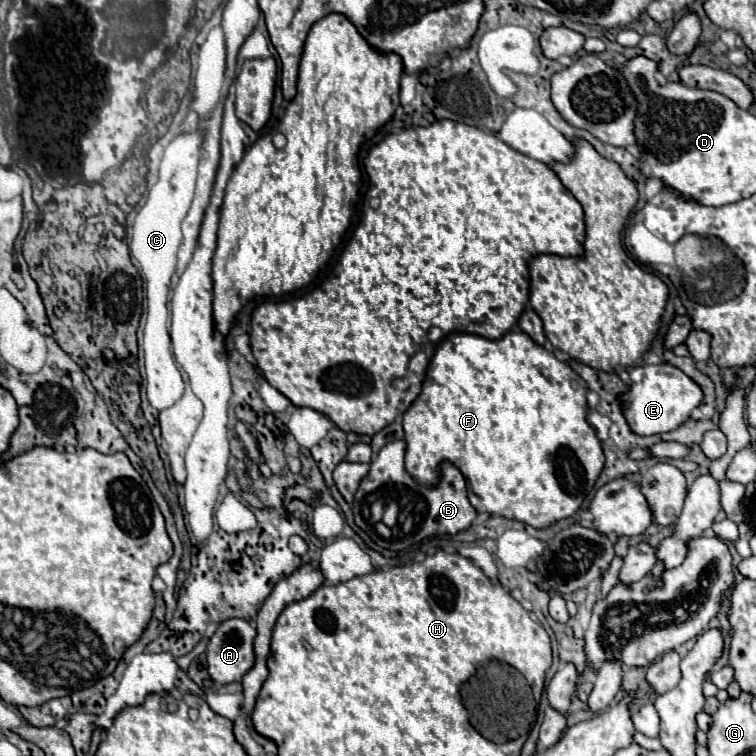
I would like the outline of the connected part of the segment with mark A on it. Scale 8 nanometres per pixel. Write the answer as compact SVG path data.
M225 619L207 645L207 671L215 683L241 681L255 663L253 639L257 631L245 619Z

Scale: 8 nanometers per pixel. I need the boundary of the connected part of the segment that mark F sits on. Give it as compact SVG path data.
M509 331L501 339L495 339L495 341L479 337L479 335L453 333L451 337L445 337L439 343L439 347L437 347L437 351L435 351L435 355L429 363L427 377L423 381L423 391L413 401L409 411L403 415L403 429L405 429L405 441L407 441L407 453L405 453L407 473L415 481L419 481L423 487L433 487L441 477L441 473L439 473L441 463L447 461L463 473L463 477L471 485L473 493L483 499L483 505L487 507L489 515L501 515L501 517L507 517L507 519L517 519L517 521L523 521L527 525L535 527L535 529L547 529L555 521L571 517L581 507L583 499L595 487L595 481L597 481L597 477L599 477L599 473L605 465L605 455L601 457L601 441L597 439L595 429L587 421L589 407L587 407L585 393L587 393L587 383L567 363L559 361L545 347L535 345L531 341L531 337L527 337L521 331Z

